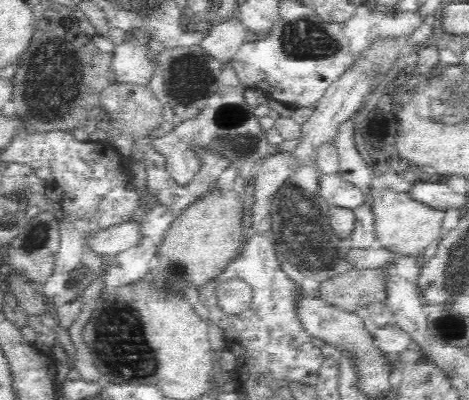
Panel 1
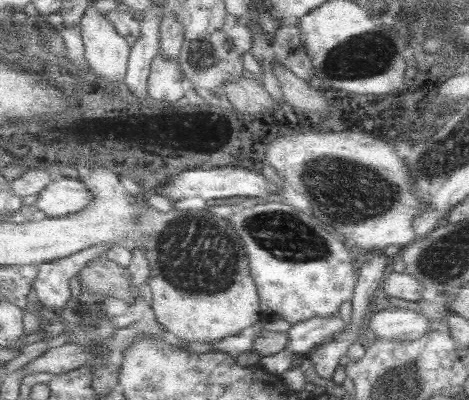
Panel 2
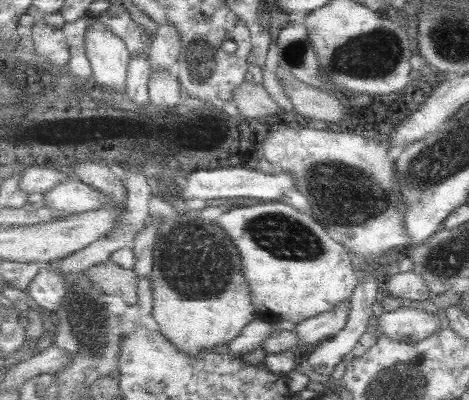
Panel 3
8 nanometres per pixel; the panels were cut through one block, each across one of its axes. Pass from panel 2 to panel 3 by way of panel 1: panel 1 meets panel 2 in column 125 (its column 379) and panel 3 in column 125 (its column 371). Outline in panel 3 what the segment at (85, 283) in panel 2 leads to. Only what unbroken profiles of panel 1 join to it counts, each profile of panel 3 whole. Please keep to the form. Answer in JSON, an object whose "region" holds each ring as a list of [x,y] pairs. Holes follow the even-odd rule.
{"region":[[[111,260],[105,264],[87,270],[93,284],[97,284],[107,296],[121,298],[127,306],[135,306],[139,302],[139,276],[135,270],[127,270]]]}

